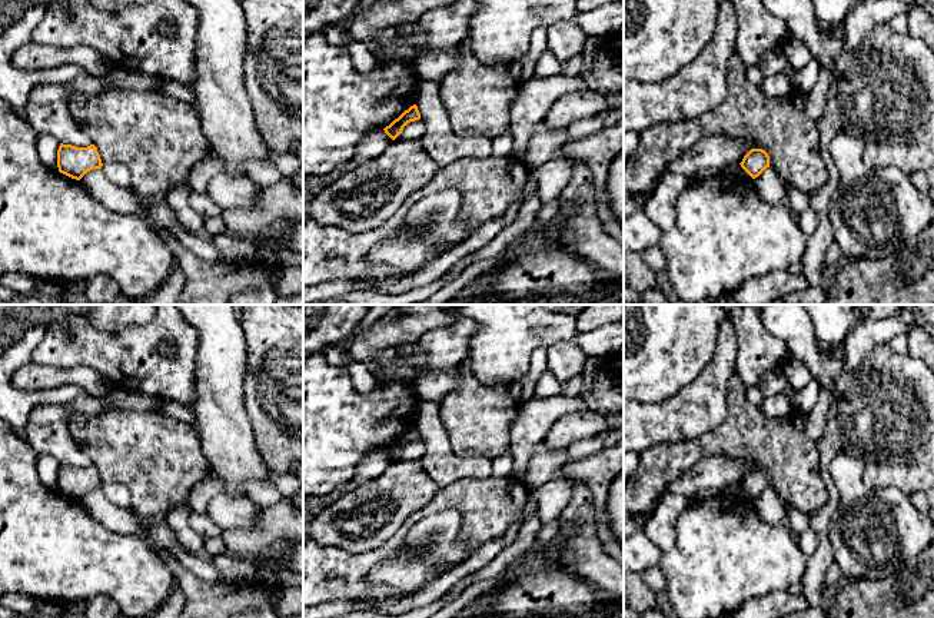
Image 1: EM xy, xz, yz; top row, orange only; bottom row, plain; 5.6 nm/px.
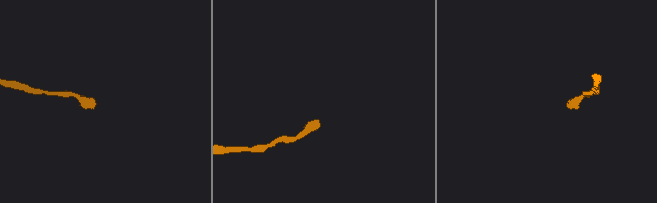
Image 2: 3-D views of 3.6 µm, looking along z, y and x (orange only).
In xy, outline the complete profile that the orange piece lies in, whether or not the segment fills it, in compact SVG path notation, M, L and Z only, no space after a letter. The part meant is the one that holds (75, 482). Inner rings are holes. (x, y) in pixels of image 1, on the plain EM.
M60 464L57 471L57 488L60 494L80 501L87 492L102 489L102 486L103 484L94 465L76 468Z

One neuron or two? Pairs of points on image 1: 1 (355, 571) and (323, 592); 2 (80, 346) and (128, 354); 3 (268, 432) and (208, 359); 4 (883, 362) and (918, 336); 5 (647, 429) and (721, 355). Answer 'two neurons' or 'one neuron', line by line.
1: one neuron
2: one neuron
3: two neurons
4: two neurons
5: one neuron

